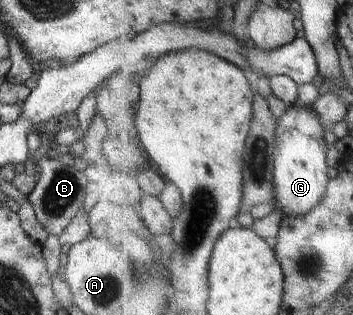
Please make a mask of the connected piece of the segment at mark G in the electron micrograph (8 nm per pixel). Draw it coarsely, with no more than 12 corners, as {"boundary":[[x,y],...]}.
{"boundary":[[291,104],[276,132],[276,200],[308,215],[328,196],[325,126]]}

